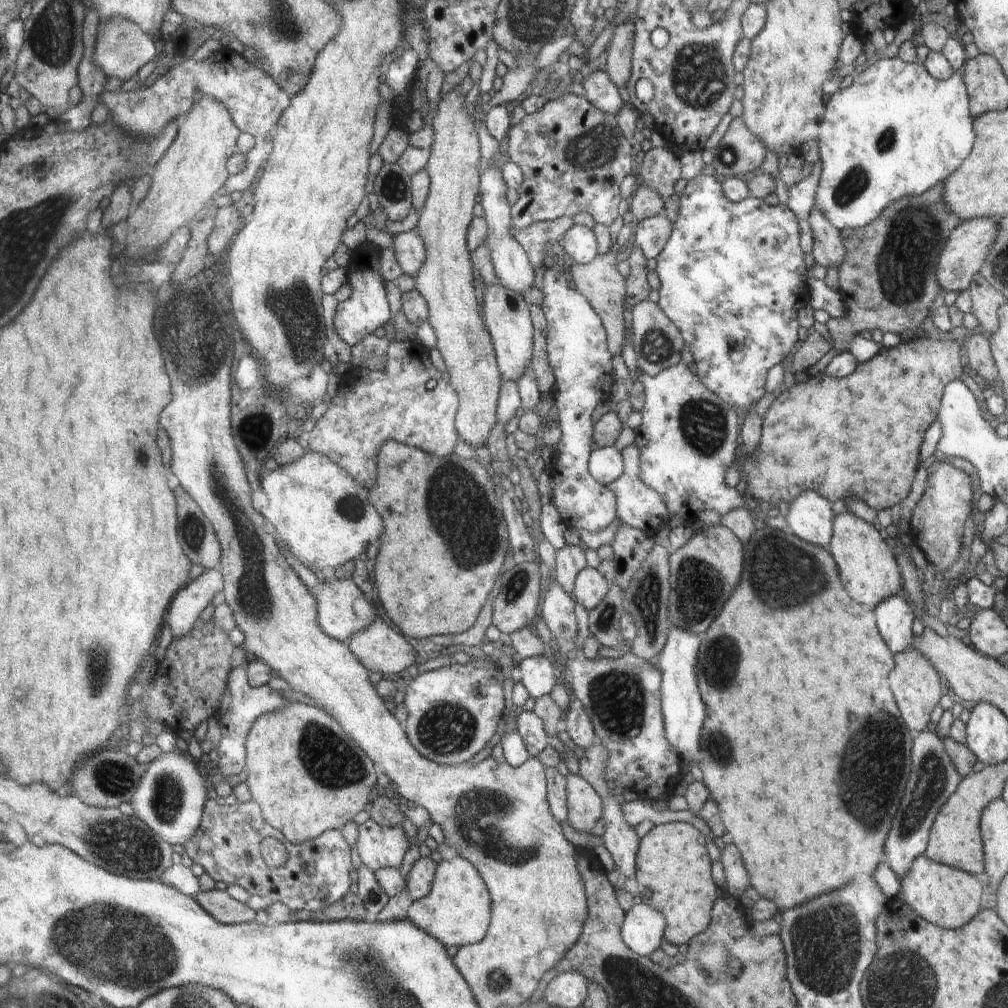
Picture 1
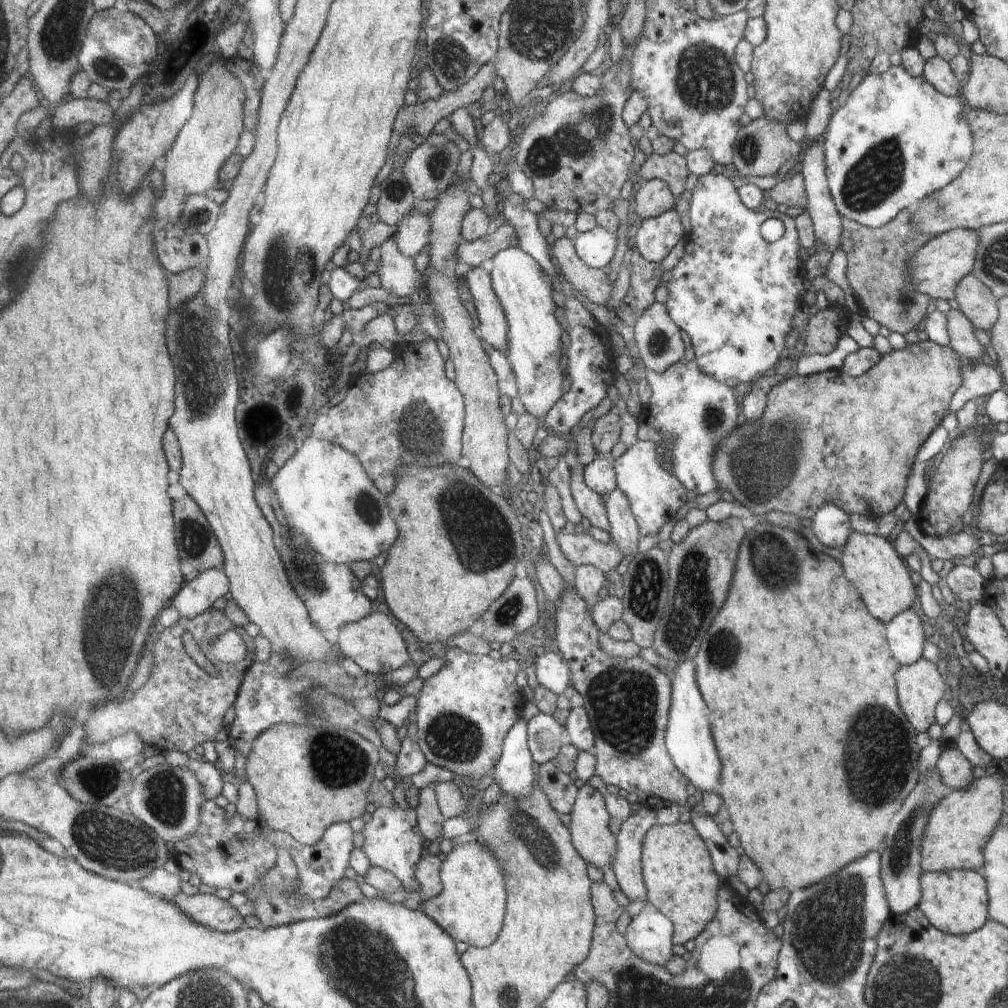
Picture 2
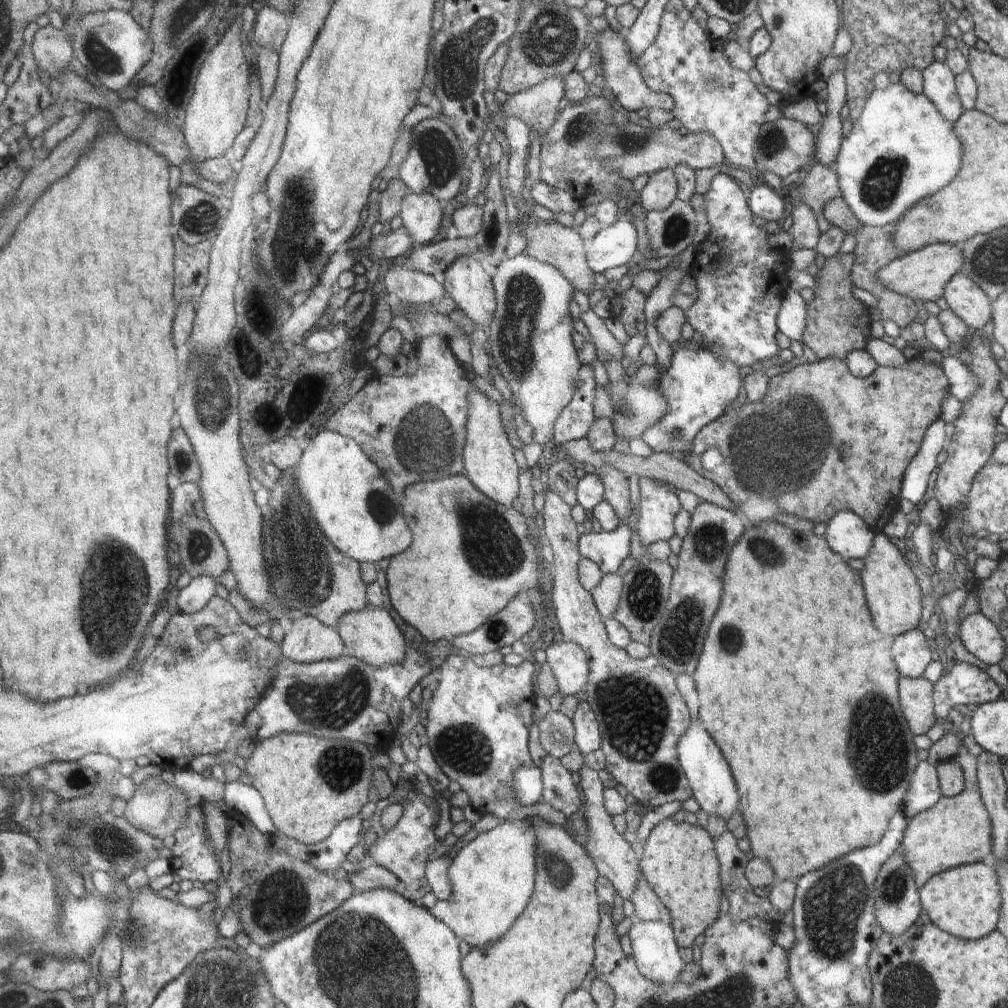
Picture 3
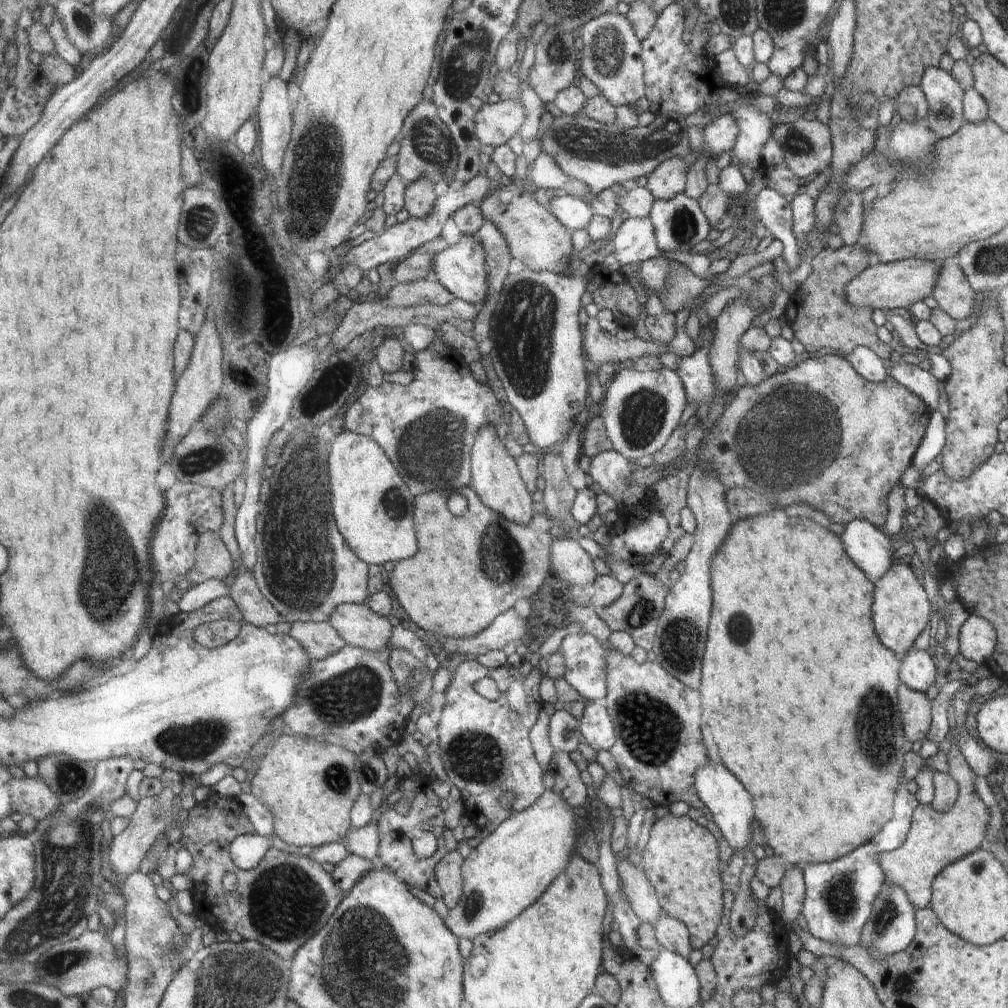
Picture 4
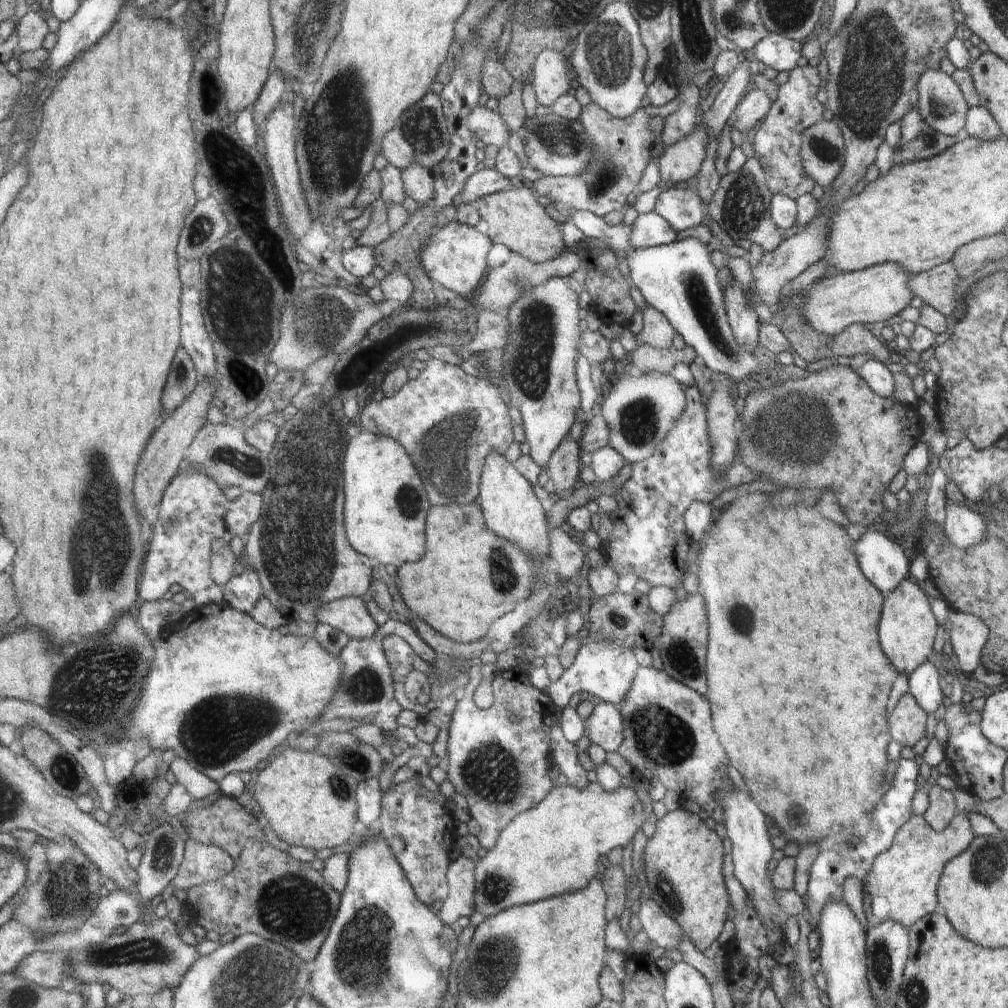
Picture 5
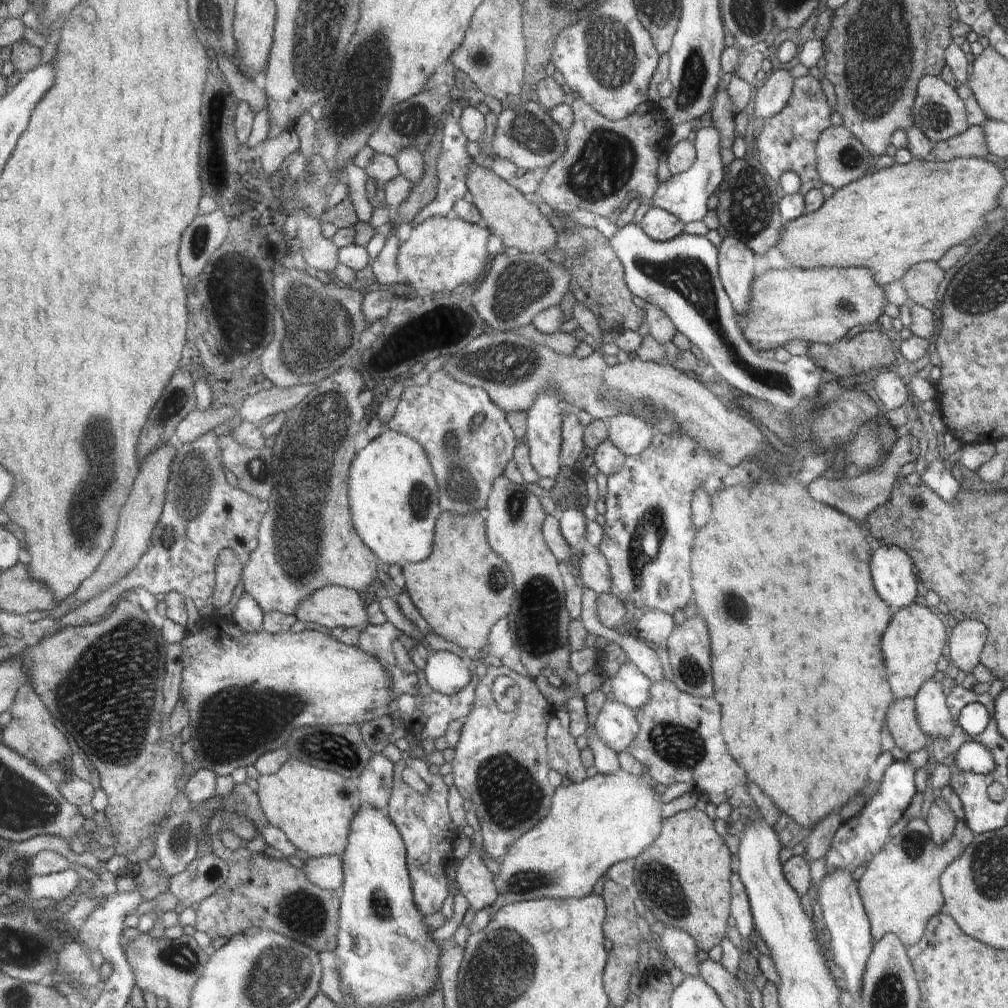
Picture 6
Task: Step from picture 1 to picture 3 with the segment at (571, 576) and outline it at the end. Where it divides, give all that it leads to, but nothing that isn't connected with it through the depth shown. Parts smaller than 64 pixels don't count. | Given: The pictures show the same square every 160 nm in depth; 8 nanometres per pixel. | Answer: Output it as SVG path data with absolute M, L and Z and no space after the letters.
M627 523L613 531L584 532L579 536L579 551L583 558L595 562L604 574L618 574L620 564L630 555L633 532Z

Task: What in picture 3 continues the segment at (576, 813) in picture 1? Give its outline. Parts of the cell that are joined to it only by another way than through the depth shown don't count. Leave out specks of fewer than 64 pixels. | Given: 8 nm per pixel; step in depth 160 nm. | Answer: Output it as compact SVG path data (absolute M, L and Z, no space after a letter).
M582 765L579 773L581 774L580 786L587 802L585 814L586 819L588 819L586 821L588 823L588 832L586 833L585 849L588 850L588 854L591 854L591 858L595 860L595 865L599 867L600 874L612 882L616 893L620 894L623 900L631 900L641 879L640 861L630 846L631 844L621 834L618 834L613 827L611 815L608 814L605 808L604 788L597 770Z

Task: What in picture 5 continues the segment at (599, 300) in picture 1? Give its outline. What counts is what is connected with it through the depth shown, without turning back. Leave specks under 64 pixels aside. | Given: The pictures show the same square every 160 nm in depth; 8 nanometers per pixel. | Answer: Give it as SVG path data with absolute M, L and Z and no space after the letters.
M511 187L499 193L490 193L475 200L481 220L488 225L486 234L492 243L501 243L510 253L520 254L534 264L556 260L564 250L560 226L544 212L527 187Z

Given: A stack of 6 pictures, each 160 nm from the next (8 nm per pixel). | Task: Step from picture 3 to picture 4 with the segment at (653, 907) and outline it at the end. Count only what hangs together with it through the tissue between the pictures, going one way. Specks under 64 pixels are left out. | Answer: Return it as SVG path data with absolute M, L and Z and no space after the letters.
M665 914L652 925L660 946L682 955L687 960L690 958L693 948L689 939L689 930L684 923Z

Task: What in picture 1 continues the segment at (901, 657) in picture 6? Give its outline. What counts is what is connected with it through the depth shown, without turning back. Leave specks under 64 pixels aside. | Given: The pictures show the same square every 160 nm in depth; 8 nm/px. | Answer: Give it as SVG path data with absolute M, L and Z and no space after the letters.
M853 513L836 515L834 532L829 548L839 565L840 574L844 576L844 586L848 586L848 594L866 606L875 608L887 598L900 596L902 592L901 572L896 570L896 561L888 550L886 542L878 534L878 527L867 523Z

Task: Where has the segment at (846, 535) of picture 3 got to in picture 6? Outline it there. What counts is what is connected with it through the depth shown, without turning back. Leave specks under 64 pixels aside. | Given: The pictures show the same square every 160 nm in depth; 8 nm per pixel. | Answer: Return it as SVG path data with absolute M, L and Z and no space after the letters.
M882 545L872 554L872 576L876 578L876 590L880 590L880 598L889 602L893 609L908 608L916 600L916 574L914 574L914 560L907 551L896 545Z

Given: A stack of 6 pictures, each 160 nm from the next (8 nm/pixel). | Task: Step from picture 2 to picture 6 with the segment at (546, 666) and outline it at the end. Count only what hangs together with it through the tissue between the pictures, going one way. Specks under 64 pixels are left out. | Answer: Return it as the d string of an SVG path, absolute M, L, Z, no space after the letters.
M628 660L621 665L615 677L606 677L606 680L613 686L610 697L629 706L633 711L642 709L653 699L651 679Z

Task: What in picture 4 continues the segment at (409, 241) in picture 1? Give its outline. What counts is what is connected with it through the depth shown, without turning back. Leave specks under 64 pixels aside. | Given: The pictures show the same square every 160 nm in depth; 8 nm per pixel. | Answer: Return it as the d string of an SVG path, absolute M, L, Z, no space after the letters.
M426 177L414 179L407 185L404 195L405 208L411 217L424 218L432 212L438 197L432 181Z

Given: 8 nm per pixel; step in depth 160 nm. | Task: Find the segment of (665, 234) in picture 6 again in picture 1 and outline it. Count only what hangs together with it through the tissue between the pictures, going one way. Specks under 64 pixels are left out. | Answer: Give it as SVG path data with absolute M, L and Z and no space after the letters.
M573 224L561 238L560 243L572 263L589 263L599 254L594 231L584 225Z

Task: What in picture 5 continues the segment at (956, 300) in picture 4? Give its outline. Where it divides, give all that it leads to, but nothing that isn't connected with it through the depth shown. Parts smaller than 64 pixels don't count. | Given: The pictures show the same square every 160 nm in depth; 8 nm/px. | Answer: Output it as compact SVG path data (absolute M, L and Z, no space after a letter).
M951 261L936 266L935 269L911 277L911 288L915 297L922 298L925 305L938 310L940 314L952 316L954 310L954 288L959 274Z

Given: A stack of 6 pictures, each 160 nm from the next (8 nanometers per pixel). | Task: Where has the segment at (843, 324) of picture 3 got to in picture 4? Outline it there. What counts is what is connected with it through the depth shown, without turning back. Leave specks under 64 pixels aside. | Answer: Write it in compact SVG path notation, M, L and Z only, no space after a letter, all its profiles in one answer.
M860 240L853 245L843 245L836 251L828 248L822 249L813 258L811 261L812 272L791 293L793 298L786 310L787 322L793 330L794 338L804 345L806 351L816 352L816 350L822 350L822 348L830 348L830 350L836 350L836 352L841 352L842 356L848 357L857 346L863 346L873 350L883 362L886 362L890 358L892 345L883 343L878 339L876 335L877 326L872 321L873 310L868 307L855 307L845 299L845 288L847 284L868 267L870 263L872 263L872 259L869 258L864 244Z

